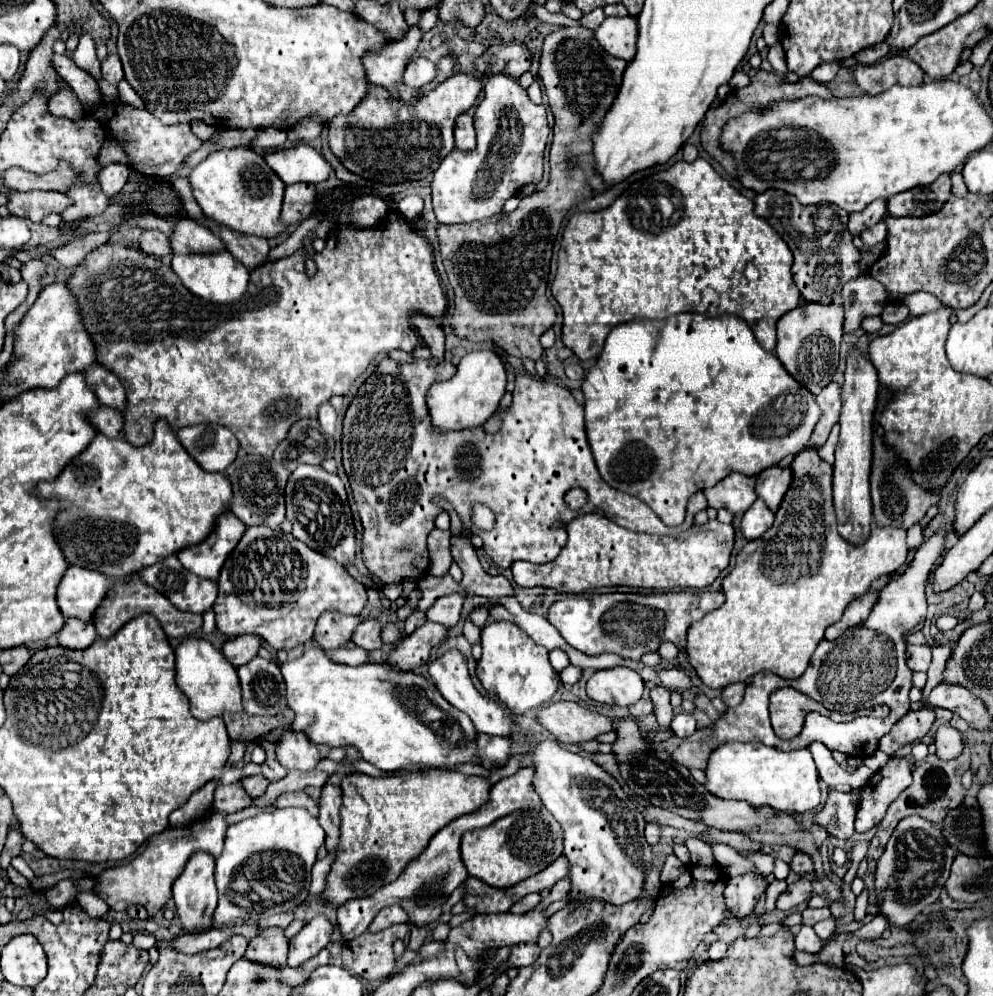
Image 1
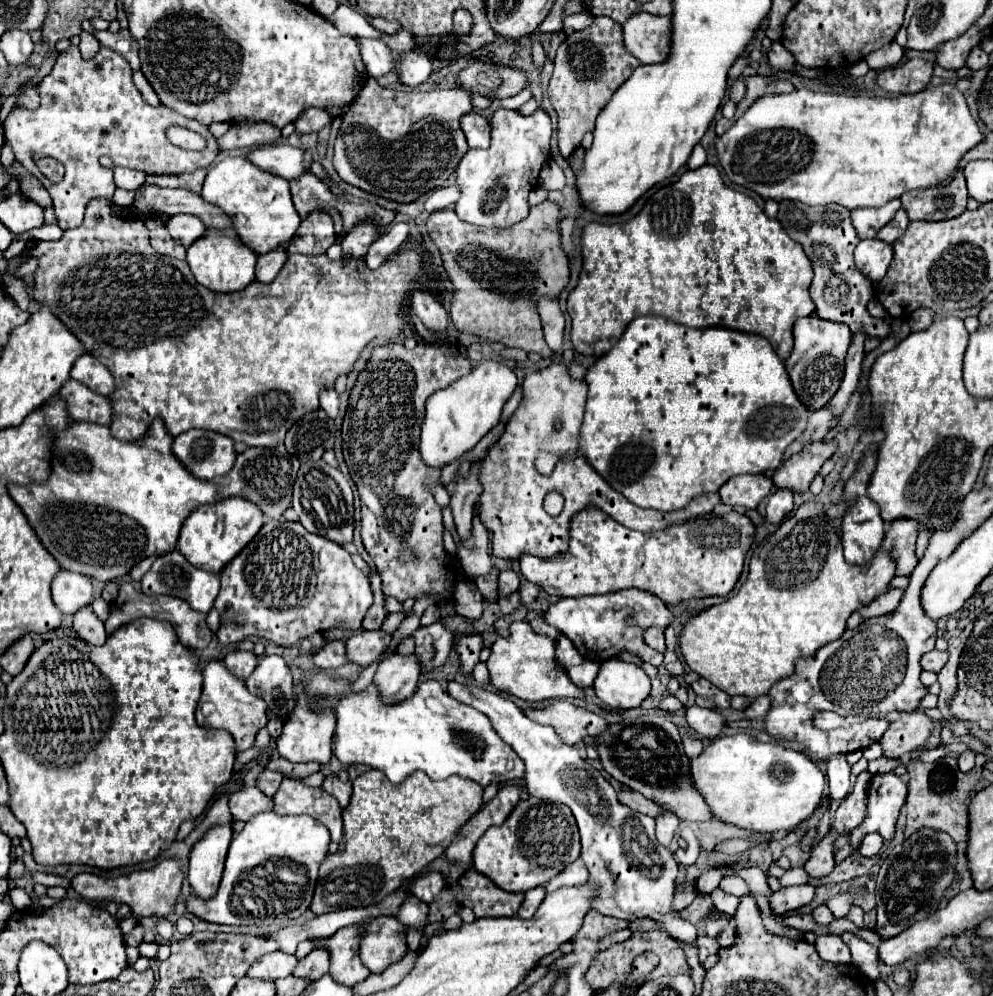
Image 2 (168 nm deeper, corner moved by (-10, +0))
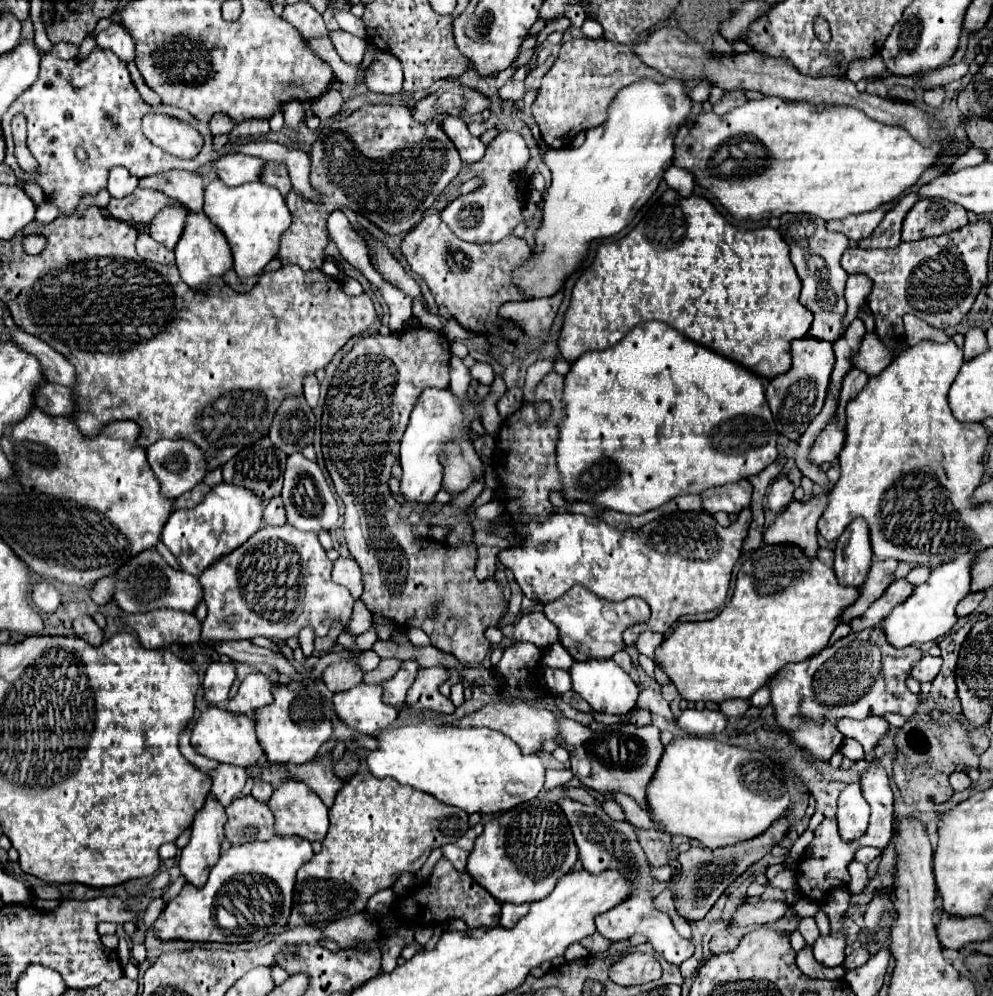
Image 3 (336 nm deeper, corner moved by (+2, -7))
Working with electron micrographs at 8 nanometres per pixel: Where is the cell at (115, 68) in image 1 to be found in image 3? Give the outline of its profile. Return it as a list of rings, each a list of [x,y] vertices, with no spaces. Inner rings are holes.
[[[111,23],[111,27],[101,31],[95,39],[99,47],[111,49],[123,61],[131,61],[135,57],[135,43],[121,23]]]

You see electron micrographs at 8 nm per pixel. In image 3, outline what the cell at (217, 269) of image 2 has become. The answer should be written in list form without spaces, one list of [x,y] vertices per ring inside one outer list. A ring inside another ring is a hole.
[[[189,211],[187,213],[183,235],[175,247],[175,257],[177,257],[177,267],[179,267],[181,279],[193,289],[201,287],[207,279],[223,277],[223,273],[233,267],[231,249],[229,249],[225,235],[221,233],[221,229],[217,225],[211,223],[211,219],[203,211],[199,211],[199,213]]]

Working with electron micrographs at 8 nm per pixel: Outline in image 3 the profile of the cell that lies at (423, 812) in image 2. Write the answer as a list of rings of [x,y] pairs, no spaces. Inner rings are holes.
[[[371,771],[353,775],[349,781],[343,783],[333,807],[329,809],[331,827],[327,837],[323,839],[321,853],[313,855],[313,859],[297,871],[289,929],[303,925],[325,927],[333,921],[365,911],[365,905],[371,895],[381,889],[393,887],[397,877],[405,871],[419,871],[435,847],[455,843],[459,837],[463,837],[469,829],[467,817],[469,815],[465,811],[449,807],[445,803],[437,803],[433,795],[421,793],[409,785],[401,785],[395,779],[377,779]]]

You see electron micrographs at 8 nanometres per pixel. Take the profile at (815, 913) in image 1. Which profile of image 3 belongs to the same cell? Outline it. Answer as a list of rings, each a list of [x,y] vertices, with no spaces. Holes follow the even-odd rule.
[[[813,917],[801,919],[801,921],[799,921],[799,933],[805,937],[805,941],[807,941],[809,945],[813,945],[813,943],[817,941],[817,937],[819,937],[819,929],[817,929],[815,919],[813,919]]]

